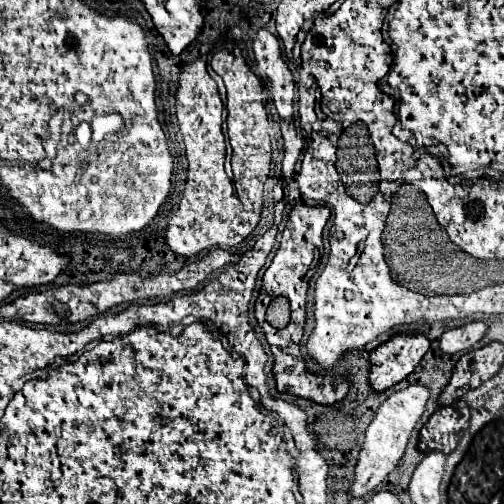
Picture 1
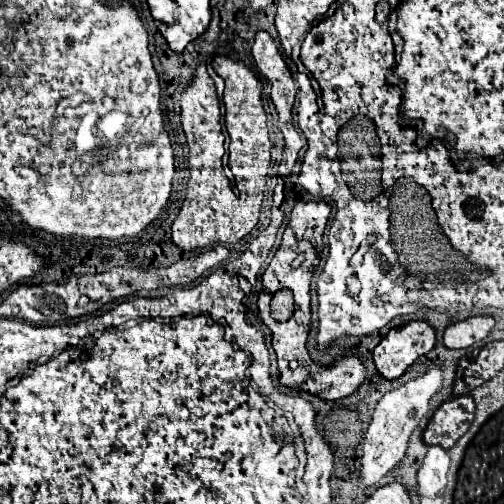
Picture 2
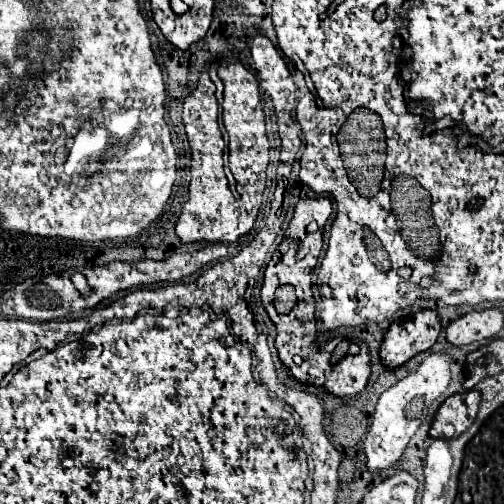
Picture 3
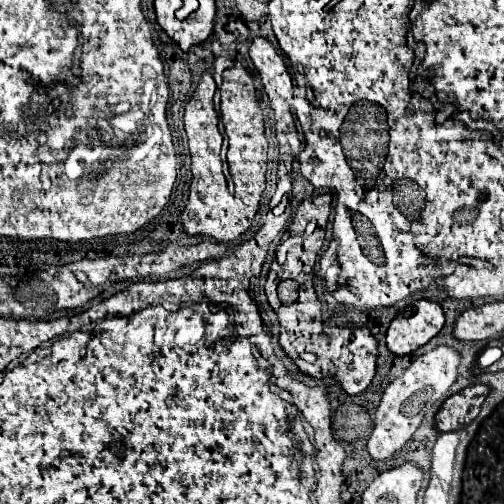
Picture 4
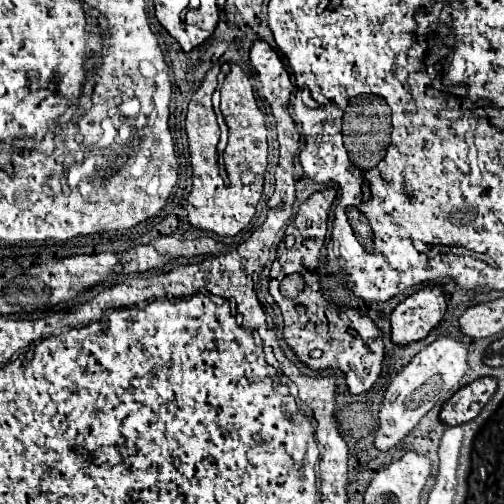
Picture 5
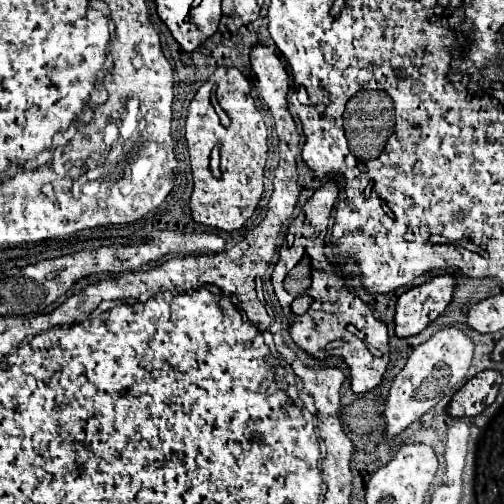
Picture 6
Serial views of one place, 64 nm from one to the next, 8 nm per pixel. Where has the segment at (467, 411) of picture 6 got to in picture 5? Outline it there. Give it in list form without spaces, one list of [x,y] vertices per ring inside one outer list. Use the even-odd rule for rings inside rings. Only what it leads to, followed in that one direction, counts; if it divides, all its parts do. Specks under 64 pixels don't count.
[[[480,378],[460,388],[440,410],[440,422],[446,426],[460,426],[480,414],[484,404],[496,392],[494,378]]]

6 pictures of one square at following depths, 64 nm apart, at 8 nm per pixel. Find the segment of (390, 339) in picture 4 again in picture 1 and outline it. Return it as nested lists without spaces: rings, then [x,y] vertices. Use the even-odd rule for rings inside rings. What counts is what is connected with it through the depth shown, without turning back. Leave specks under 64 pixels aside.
[[[402,334],[394,336],[386,344],[378,346],[370,352],[370,374],[368,382],[374,392],[384,392],[390,386],[404,380],[408,374],[414,372],[426,350],[430,348],[430,342],[422,334]]]

